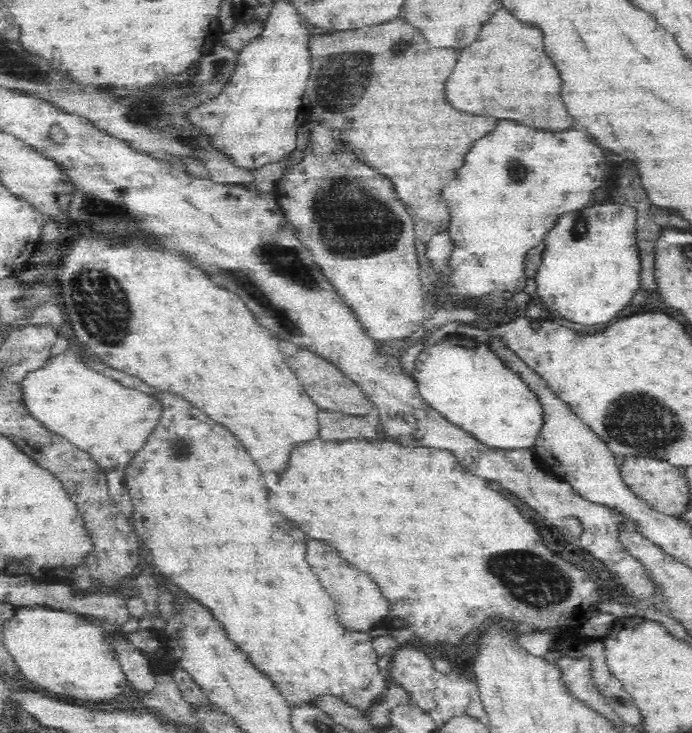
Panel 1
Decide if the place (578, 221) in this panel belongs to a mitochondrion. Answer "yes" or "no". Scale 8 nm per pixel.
yes

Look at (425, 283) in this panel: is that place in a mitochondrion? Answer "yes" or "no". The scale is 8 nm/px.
no

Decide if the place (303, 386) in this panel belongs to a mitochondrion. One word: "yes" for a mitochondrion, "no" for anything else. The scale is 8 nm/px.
no

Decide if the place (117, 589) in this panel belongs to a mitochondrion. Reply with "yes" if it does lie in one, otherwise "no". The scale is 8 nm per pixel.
no

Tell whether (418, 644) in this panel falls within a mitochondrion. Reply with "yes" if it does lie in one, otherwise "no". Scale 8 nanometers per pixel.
no

